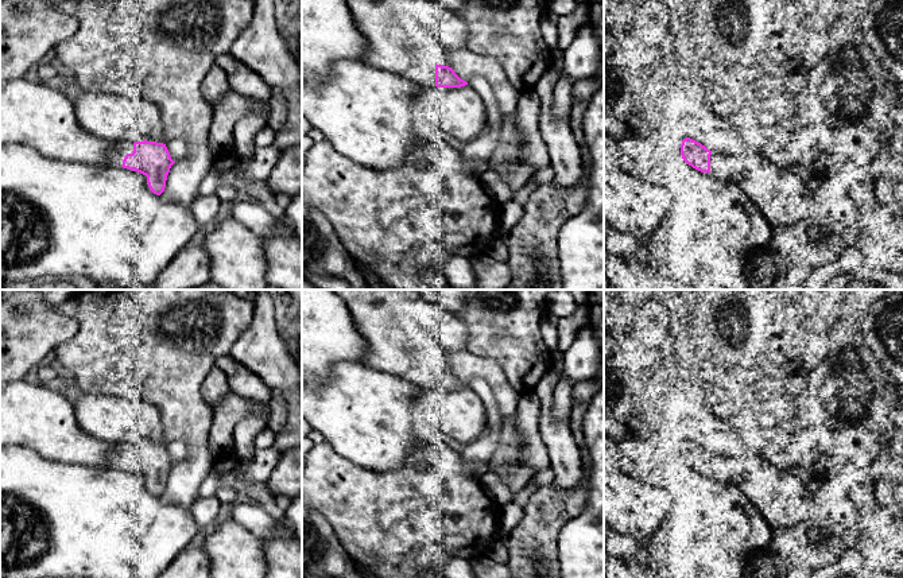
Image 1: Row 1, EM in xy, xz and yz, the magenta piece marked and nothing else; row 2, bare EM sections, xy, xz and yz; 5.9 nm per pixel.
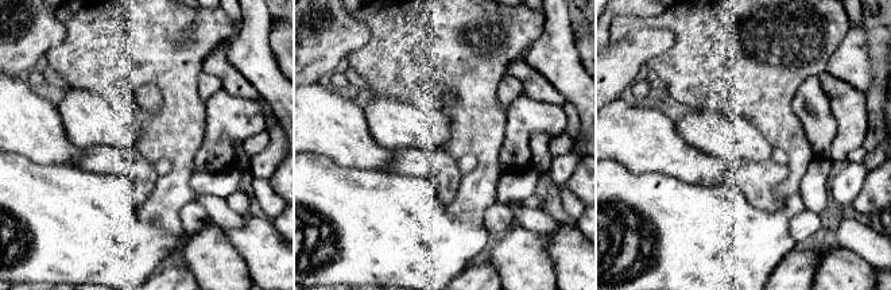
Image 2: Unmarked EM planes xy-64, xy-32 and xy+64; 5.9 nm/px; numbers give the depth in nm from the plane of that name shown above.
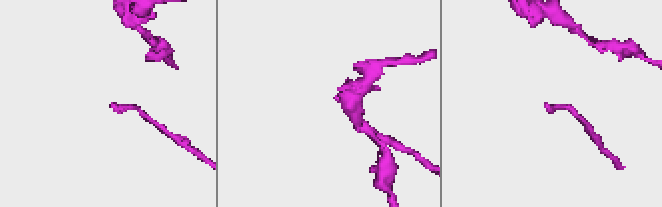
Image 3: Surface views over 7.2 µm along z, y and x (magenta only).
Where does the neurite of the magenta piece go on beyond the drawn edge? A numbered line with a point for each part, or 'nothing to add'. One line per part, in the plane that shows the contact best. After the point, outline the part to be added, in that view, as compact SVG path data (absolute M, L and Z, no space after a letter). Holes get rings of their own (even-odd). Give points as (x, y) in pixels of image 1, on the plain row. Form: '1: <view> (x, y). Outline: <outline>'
1: xy (120, 450). Outline: M133 443L112 445L112 454L109 455L109 465L115 469L121 469L127 455L133 454Z

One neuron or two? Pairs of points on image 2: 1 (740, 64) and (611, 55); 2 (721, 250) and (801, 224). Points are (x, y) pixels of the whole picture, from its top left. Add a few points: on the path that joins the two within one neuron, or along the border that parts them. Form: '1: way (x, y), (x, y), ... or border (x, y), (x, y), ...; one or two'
1: border (674, 38), (669, 49), (651, 57), (644, 64); two
2: border (804, 208), (789, 220), (789, 234), (794, 242); two

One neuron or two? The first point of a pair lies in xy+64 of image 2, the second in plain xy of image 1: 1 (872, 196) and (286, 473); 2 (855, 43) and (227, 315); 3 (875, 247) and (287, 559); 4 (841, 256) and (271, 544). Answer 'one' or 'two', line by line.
1: one
2: two
3: two
4: two

